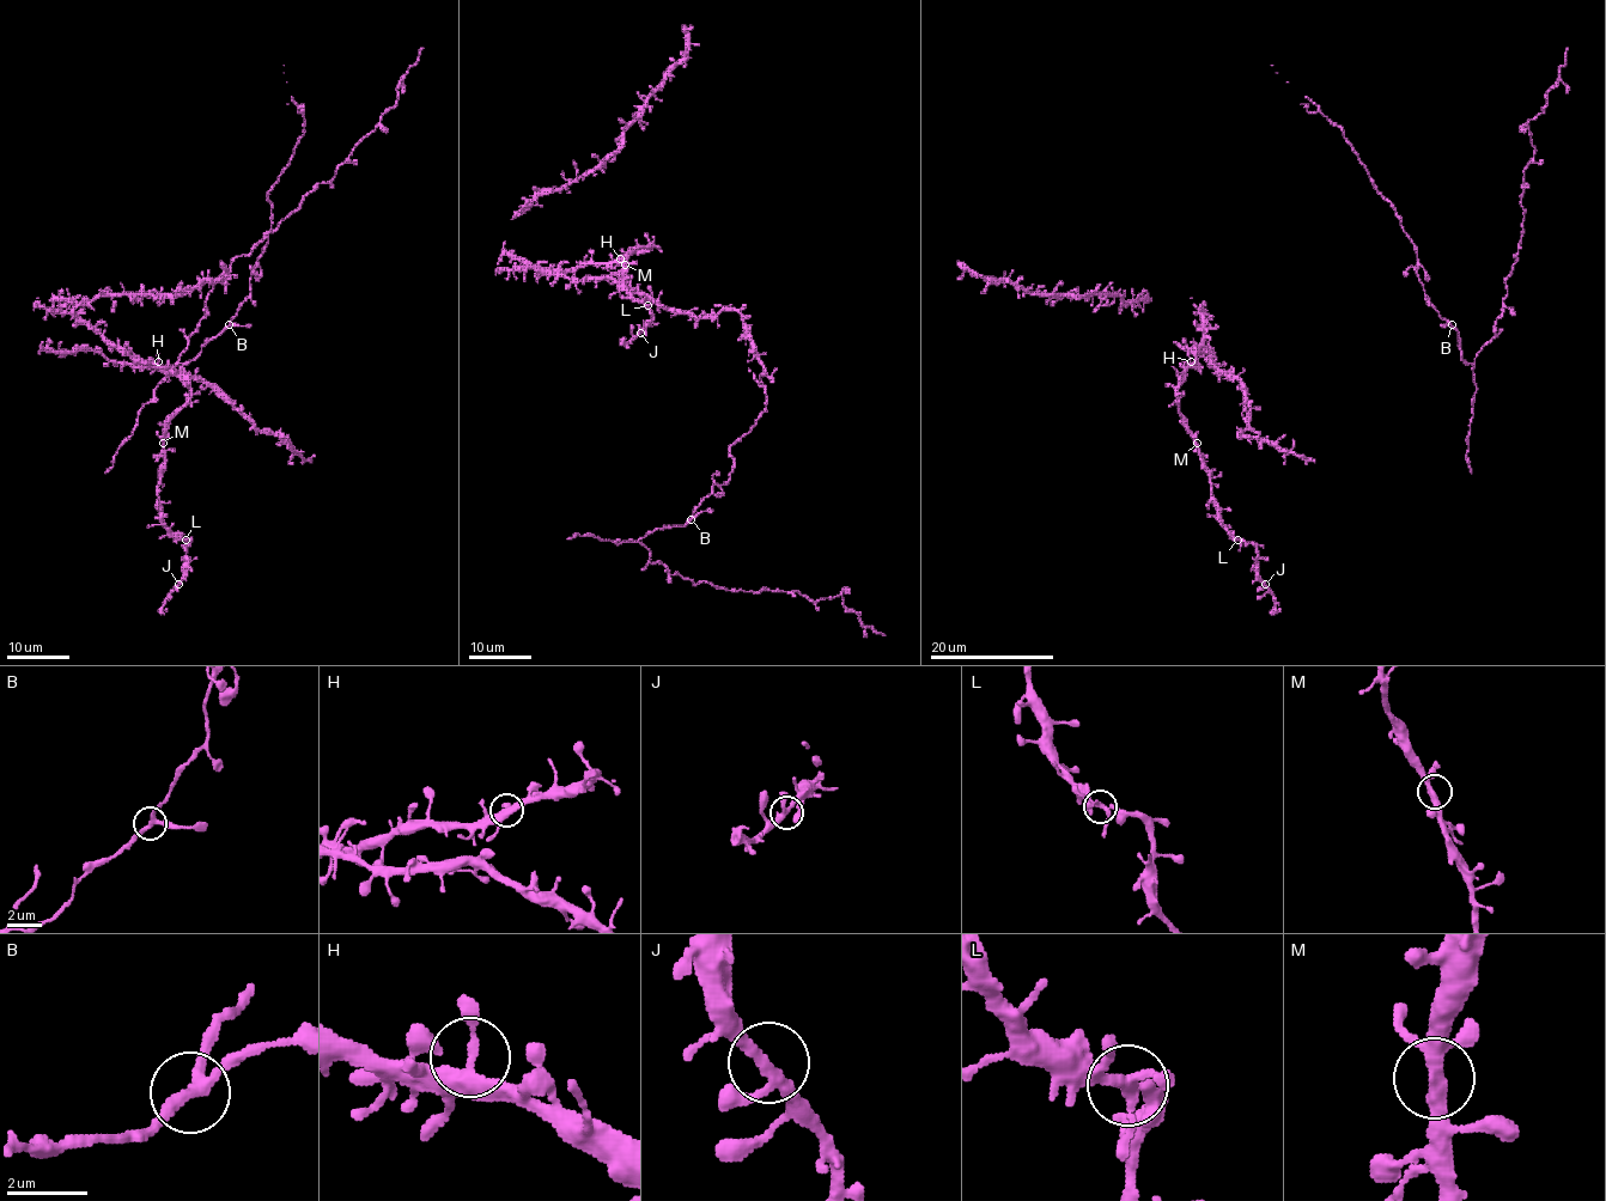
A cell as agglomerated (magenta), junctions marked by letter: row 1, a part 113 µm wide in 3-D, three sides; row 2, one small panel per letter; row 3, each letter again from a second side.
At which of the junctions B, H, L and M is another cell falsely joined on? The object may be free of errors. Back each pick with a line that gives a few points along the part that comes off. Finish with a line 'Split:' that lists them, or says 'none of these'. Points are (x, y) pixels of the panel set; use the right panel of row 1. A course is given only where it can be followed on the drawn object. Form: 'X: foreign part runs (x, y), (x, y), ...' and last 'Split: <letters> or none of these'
Split: none of these

